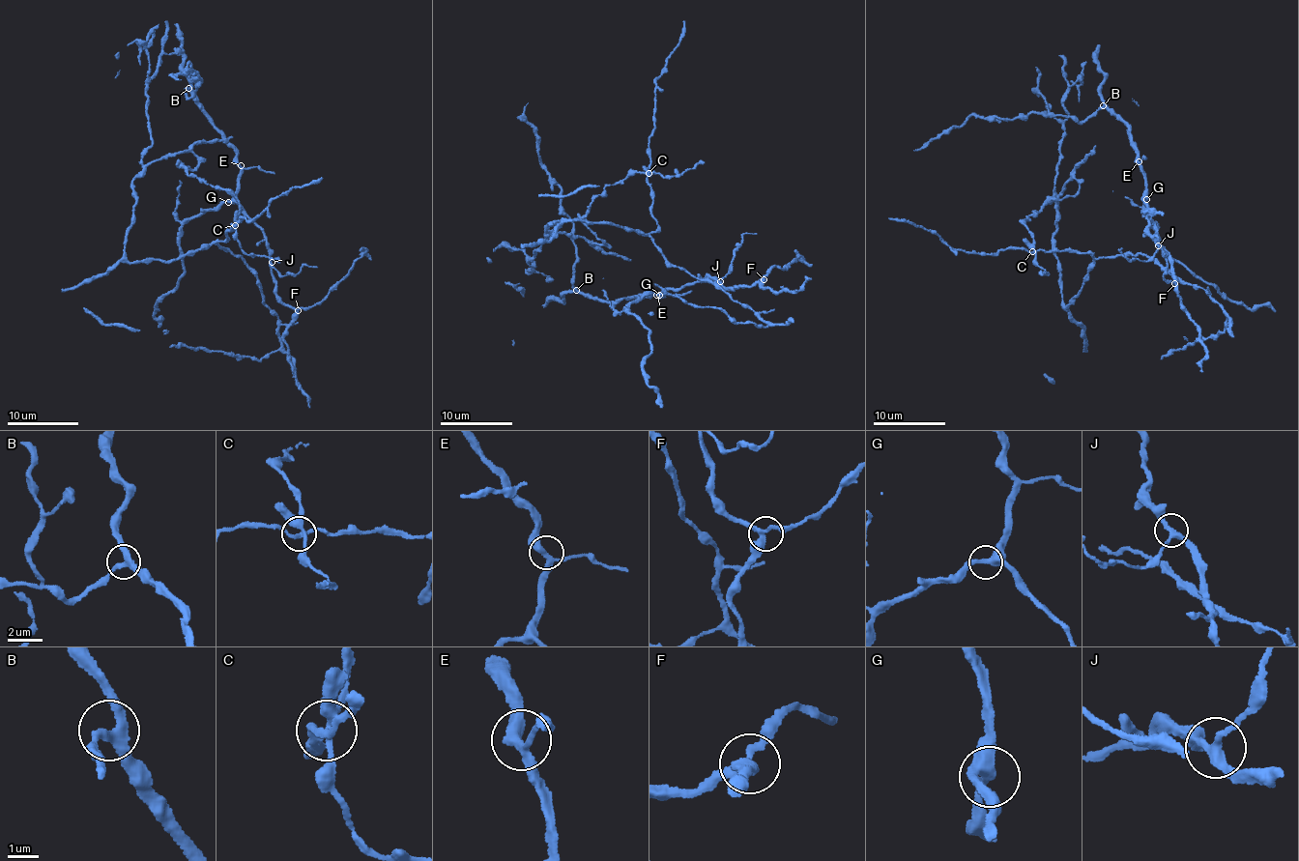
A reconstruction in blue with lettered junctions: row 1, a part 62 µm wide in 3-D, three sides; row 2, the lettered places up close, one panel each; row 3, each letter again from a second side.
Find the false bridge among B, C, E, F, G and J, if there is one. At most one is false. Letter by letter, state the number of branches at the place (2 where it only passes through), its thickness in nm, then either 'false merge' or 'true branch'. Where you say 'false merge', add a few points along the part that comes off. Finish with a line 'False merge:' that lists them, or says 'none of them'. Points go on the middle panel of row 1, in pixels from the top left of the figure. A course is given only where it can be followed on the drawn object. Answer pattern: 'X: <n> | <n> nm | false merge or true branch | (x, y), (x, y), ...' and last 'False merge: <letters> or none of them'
B: 3 | 280 nm | true branch
C: 5 | 280 nm | true branch
E: 3 | 300 nm | true branch
F: 3 | 240 nm | true branch
G: 3 | 320 nm | true branch
J: 3 | 240 nm | true branch
False merge: none of them

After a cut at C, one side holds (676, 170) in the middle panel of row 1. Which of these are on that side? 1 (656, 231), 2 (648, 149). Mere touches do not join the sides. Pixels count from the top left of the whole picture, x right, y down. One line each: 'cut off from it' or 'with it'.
1: with it
2: cut off from it

